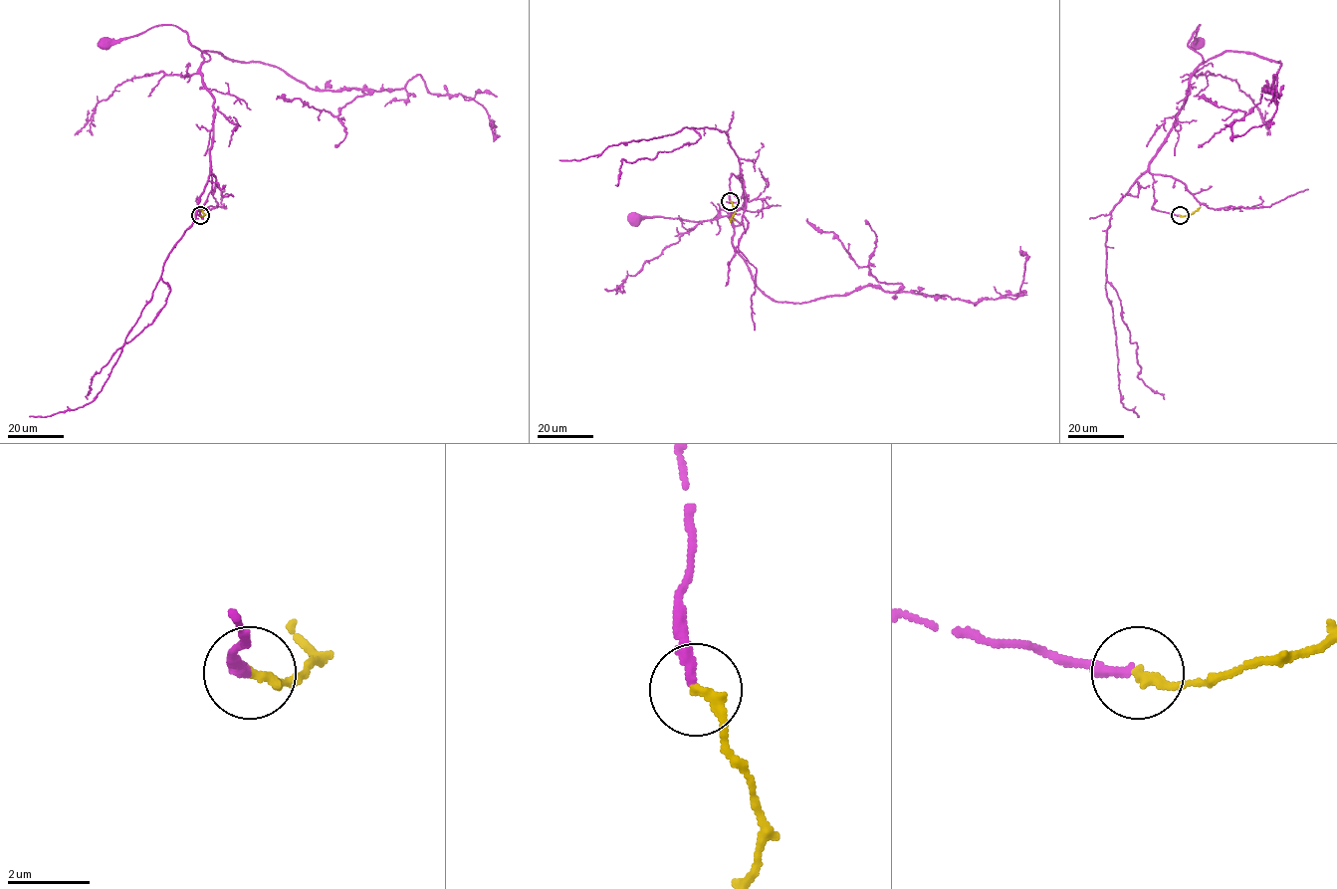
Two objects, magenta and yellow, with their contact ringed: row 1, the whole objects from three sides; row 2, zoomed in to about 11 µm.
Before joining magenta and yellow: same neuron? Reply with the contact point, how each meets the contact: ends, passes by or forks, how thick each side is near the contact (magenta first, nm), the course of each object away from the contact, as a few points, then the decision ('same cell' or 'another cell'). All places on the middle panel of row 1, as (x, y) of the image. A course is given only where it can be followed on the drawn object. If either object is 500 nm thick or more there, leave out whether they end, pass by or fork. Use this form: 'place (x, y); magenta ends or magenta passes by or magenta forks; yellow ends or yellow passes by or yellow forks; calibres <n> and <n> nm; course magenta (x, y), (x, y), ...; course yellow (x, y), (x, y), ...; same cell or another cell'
place (730, 201); magenta ends; yellow ends; calibres 240 and 280 nm; course magenta (730, 201), (730, 177), (741, 171), (745, 207), (730, 215), (738, 226), (723, 209), (702, 221), (635, 220); course yellow (730, 201), (735, 213), (730, 222); same cell

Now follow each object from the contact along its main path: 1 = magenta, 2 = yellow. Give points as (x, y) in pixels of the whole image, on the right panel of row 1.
1: (1179, 215), (1152, 207), (1149, 161), (1185, 101), (1191, 75), (1204, 62), (1188, 45), (1200, 25), (1198, 42)
2: (1179, 215), (1191, 214), (1201, 207)

